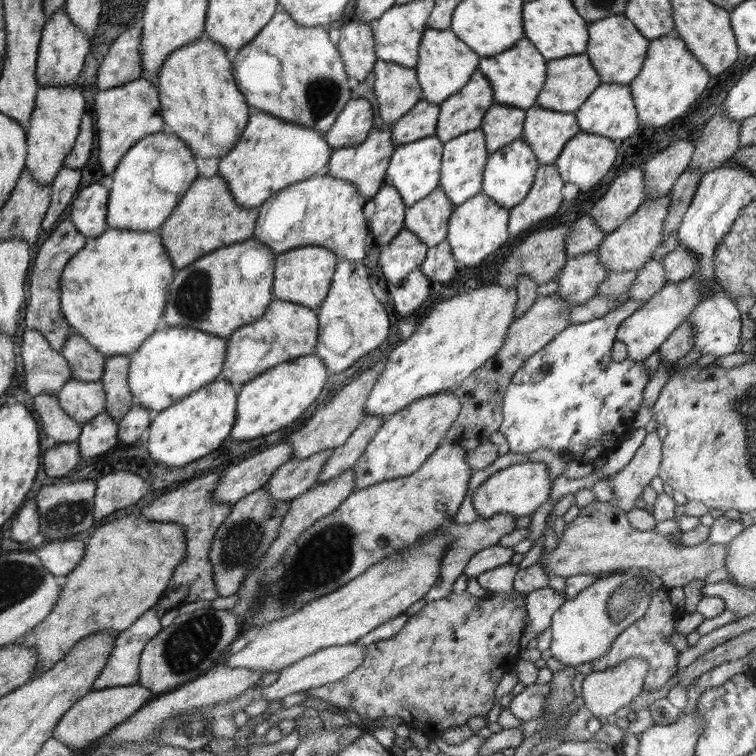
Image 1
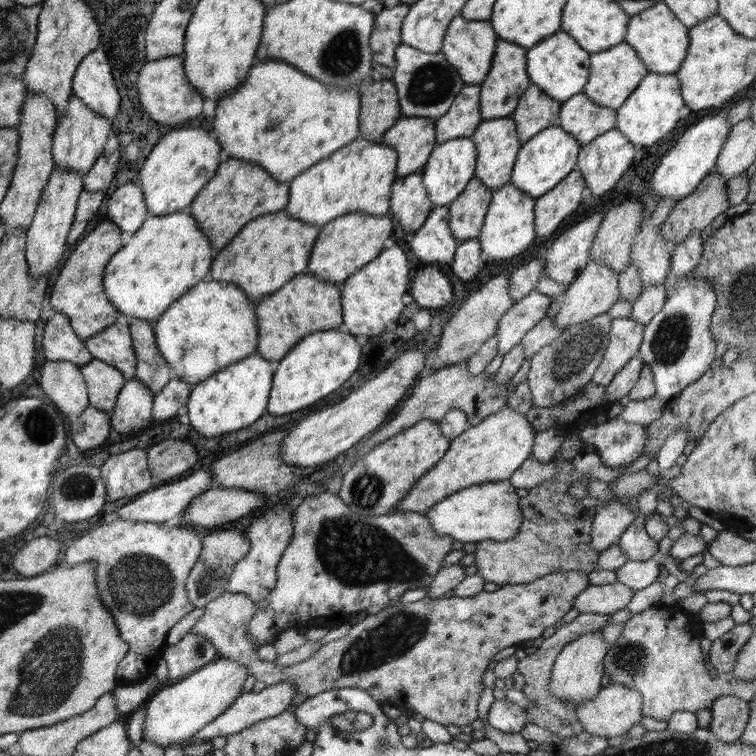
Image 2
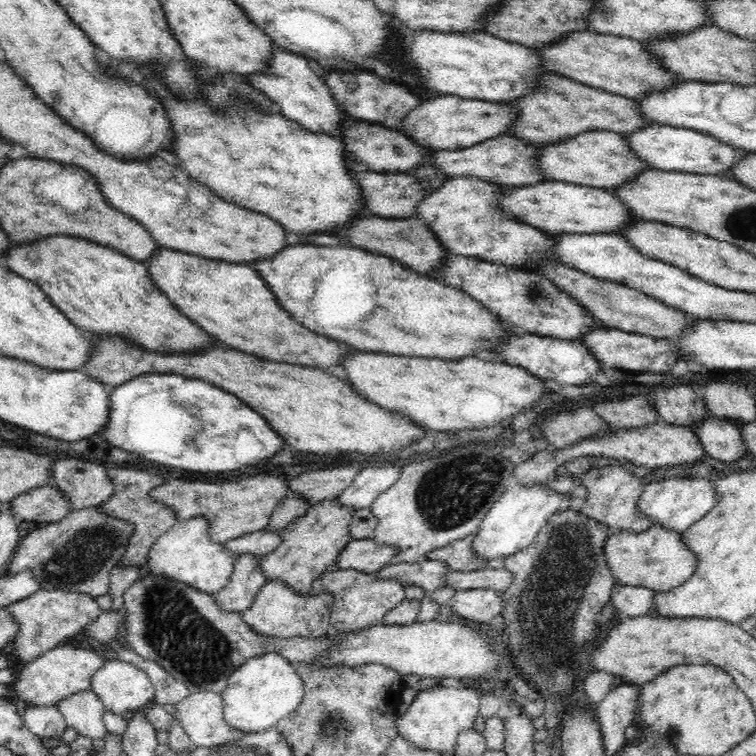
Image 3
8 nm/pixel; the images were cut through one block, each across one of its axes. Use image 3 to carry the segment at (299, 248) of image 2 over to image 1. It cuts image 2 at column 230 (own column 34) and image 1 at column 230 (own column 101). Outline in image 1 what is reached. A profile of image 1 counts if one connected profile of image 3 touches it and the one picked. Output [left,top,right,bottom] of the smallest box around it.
[162,236,275,339]

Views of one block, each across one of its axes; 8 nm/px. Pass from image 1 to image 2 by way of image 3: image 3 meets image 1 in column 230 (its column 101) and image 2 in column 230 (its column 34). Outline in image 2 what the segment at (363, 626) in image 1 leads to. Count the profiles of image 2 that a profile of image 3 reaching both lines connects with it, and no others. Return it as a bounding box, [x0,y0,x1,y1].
[142,658,249,748]

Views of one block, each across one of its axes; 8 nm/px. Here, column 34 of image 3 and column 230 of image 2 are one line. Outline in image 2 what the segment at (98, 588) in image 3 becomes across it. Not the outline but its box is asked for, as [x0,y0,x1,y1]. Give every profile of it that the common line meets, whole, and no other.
[186,530,250,608]

